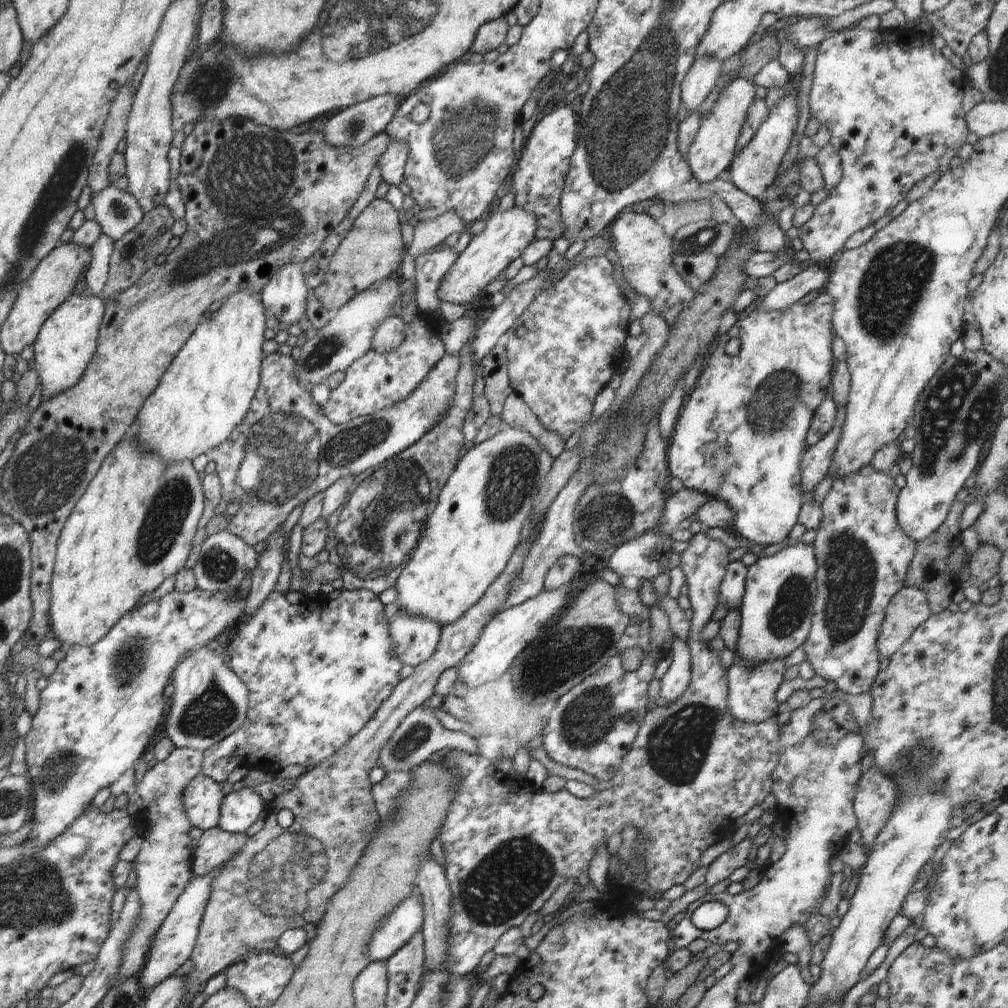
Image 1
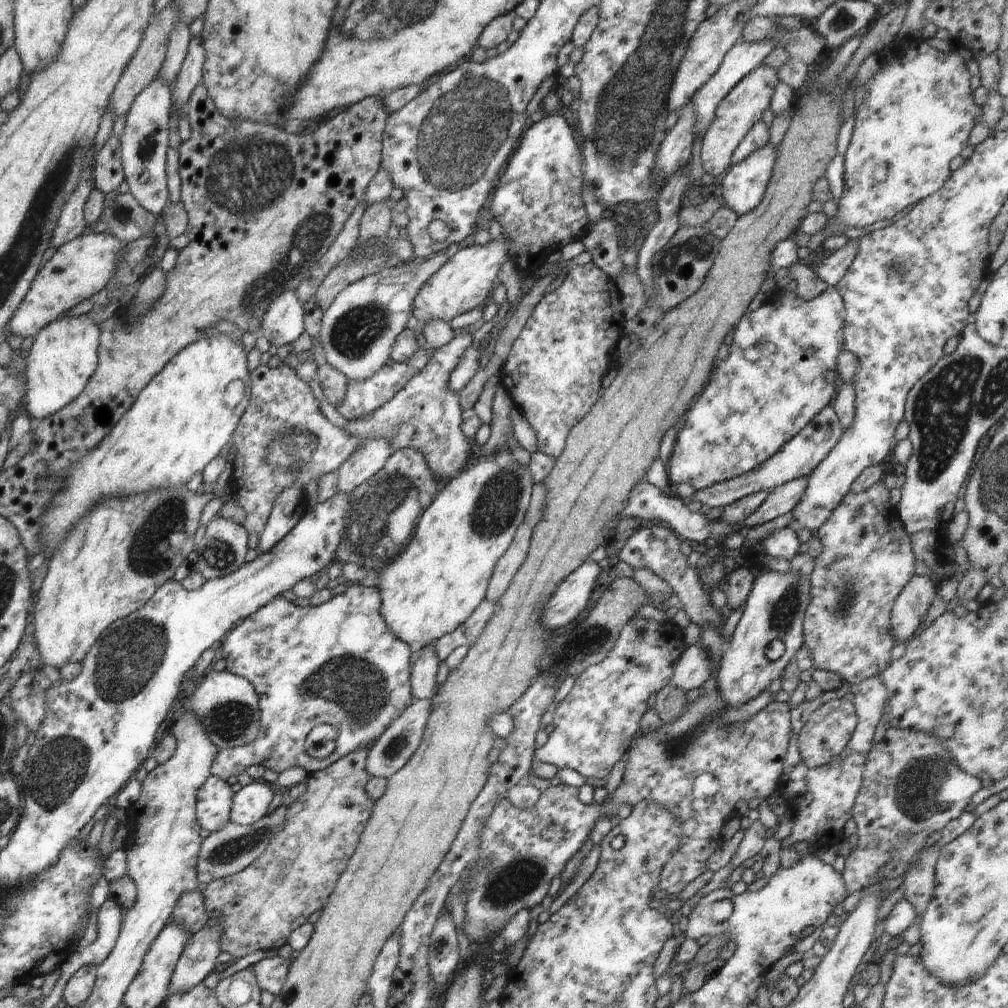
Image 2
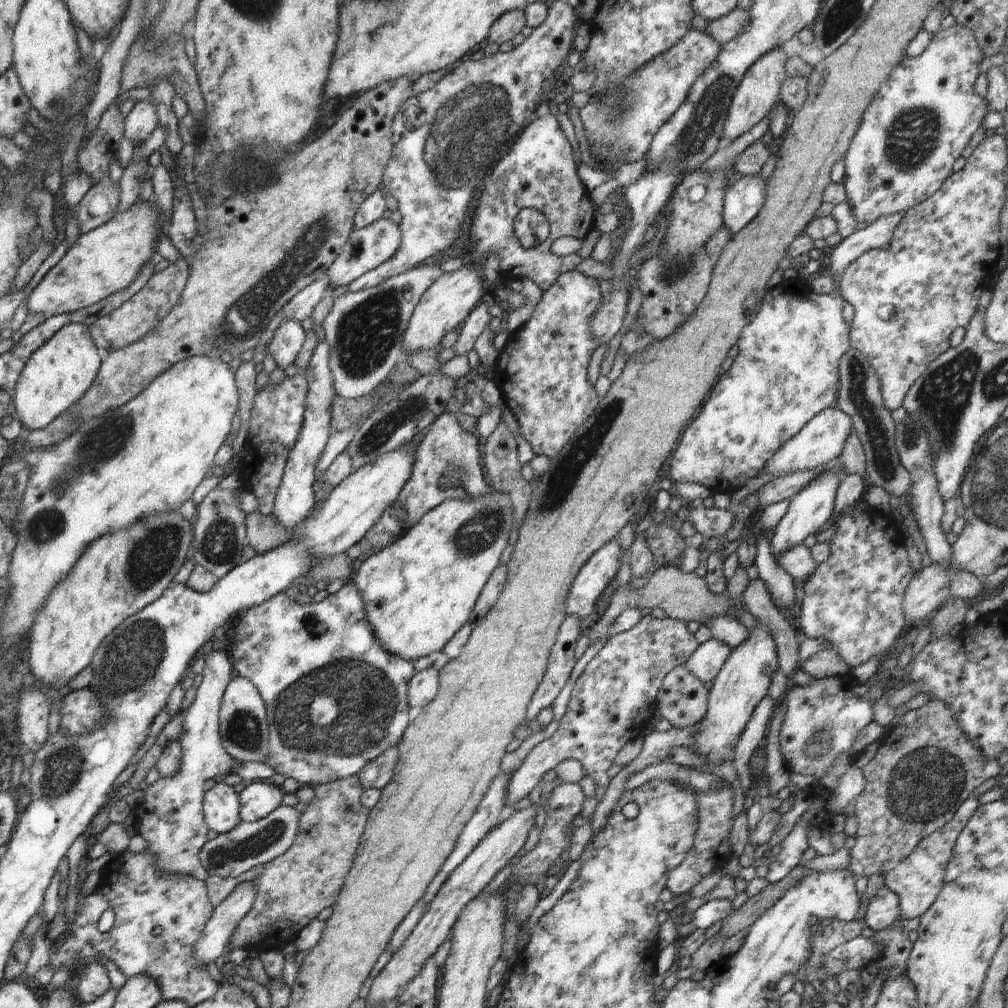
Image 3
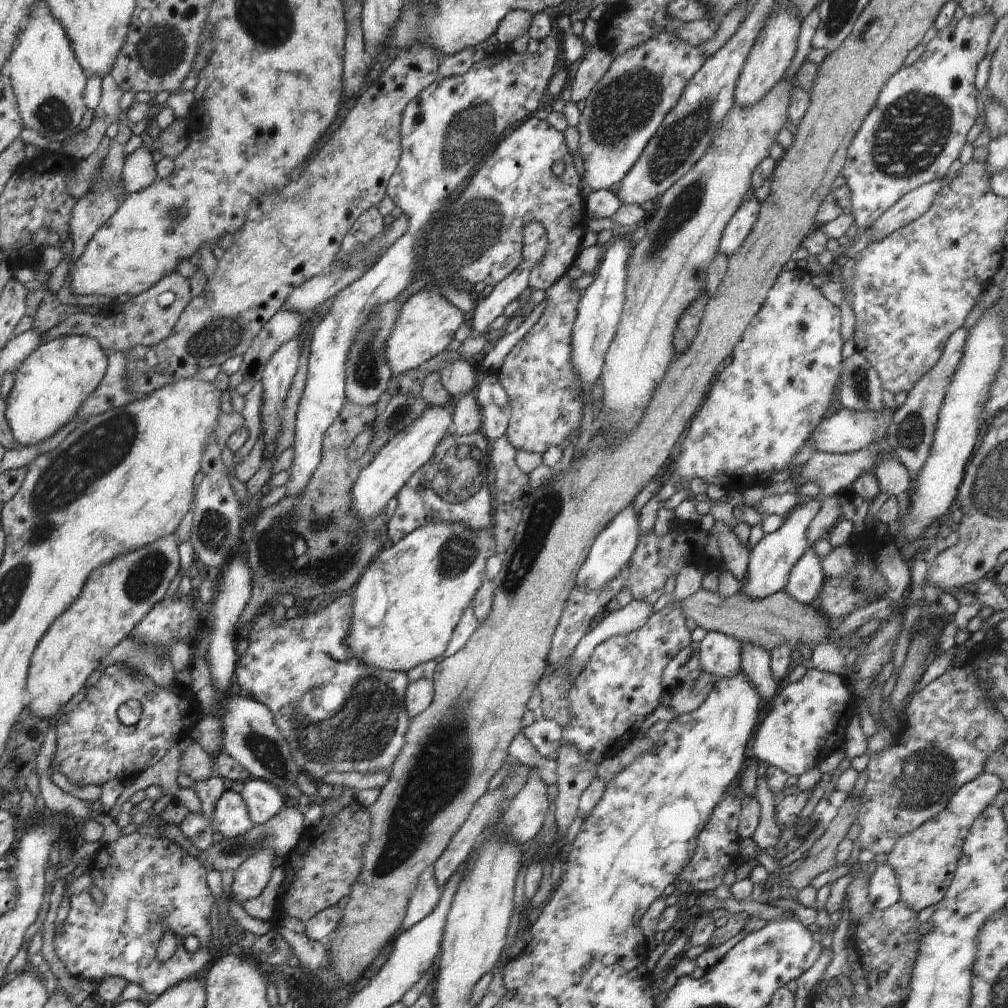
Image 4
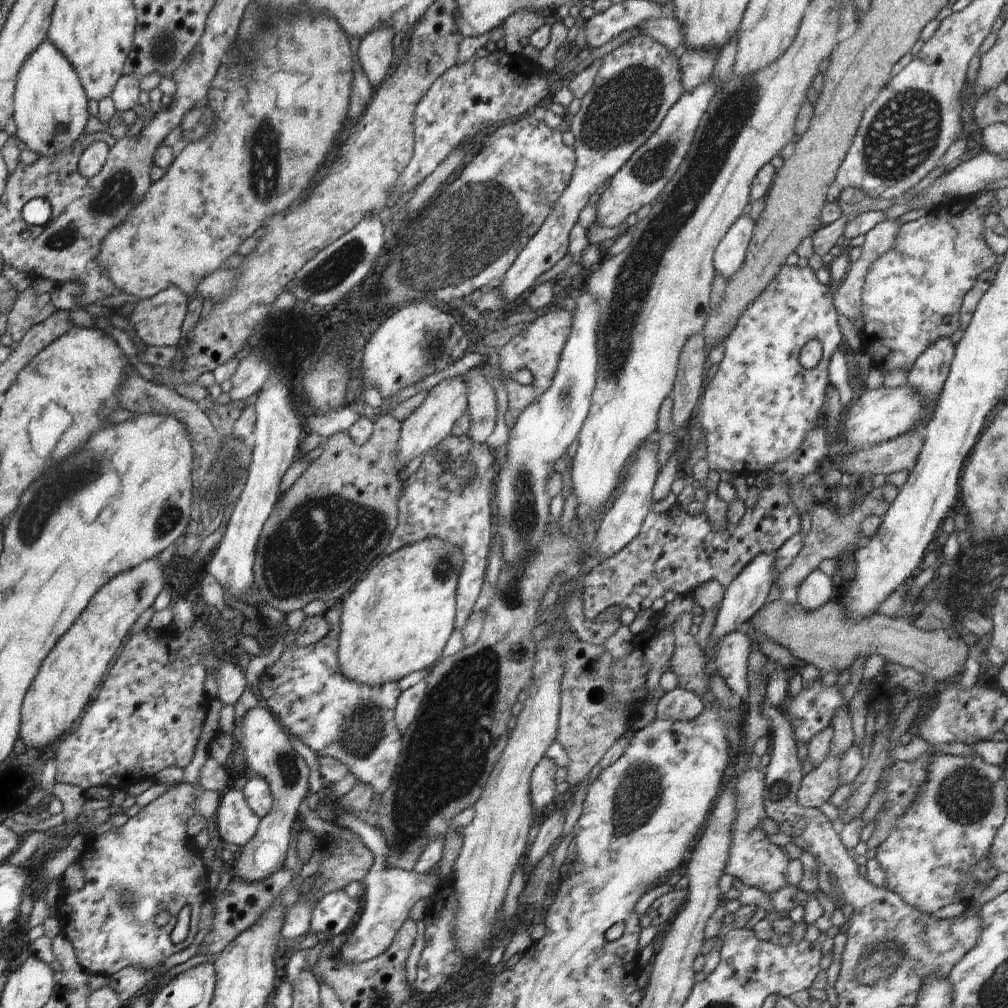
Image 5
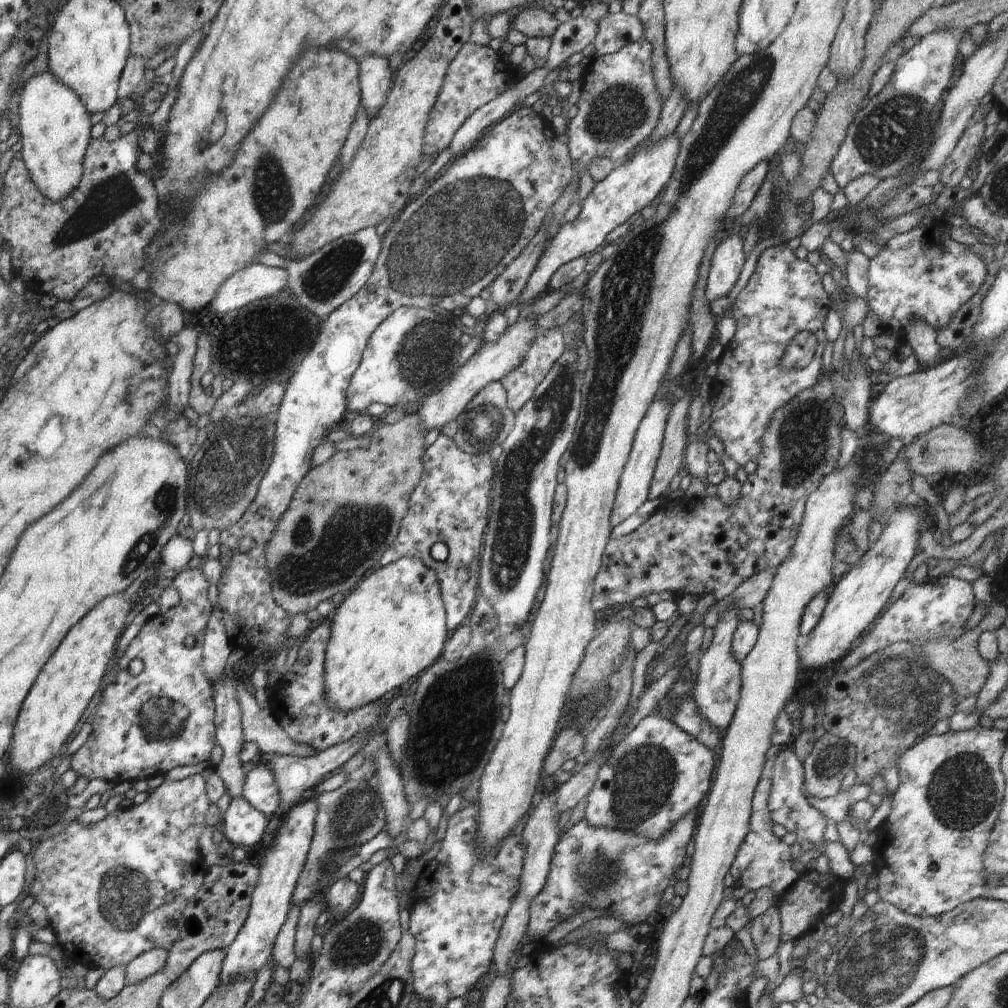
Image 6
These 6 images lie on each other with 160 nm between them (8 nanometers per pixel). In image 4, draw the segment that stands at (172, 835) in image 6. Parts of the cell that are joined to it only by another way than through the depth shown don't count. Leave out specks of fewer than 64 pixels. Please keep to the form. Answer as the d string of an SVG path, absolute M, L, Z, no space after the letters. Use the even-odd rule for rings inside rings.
M172 795L162 796L154 803L154 811L150 817L136 825L134 832L123 835L110 844L96 845L90 849L92 859L88 870L93 878L93 886L102 890L104 901L100 905L95 904L88 891L73 894L69 898L70 909L65 919L64 933L54 939L56 959L62 961L75 979L100 982L103 977L122 977L129 983L141 986L154 998L164 994L168 987L176 983L198 979L196 974L208 967L211 957L208 944L213 937L209 916L216 897L208 886L207 871L197 858L181 846L166 836L160 836L160 830L165 825L174 825L165 823L160 813L170 804L177 804L179 801L180 798ZM168 930L178 938L178 944L173 956L161 962L154 956L154 948ZM190 934L200 939L199 948L194 953L186 951L182 943L185 936Z

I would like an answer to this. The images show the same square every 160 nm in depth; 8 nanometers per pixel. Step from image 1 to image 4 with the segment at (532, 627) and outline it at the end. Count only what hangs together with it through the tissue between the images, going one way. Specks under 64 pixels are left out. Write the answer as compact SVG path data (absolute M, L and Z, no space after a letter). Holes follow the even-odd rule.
M632 502L617 512L607 527L594 539L584 564L577 572L576 585L589 591L599 589L609 583L609 580L615 579L620 569L628 564L632 554L634 554L640 534L639 514Z

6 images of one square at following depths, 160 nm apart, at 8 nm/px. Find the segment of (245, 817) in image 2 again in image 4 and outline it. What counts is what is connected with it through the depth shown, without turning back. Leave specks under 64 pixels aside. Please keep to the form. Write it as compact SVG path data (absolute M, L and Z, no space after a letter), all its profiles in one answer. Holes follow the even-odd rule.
M248 779L240 795L255 825L264 824L288 803L274 785L262 779Z

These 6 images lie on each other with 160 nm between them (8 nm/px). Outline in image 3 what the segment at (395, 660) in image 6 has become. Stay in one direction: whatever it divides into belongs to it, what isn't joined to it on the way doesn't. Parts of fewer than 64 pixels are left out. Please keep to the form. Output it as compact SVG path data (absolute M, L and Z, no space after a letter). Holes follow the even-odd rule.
M490 487L489 492L483 497L473 497L462 501L461 499L445 501L436 508L429 510L422 518L396 541L383 547L379 551L371 552L370 556L364 556L357 564L356 570L350 576L350 582L356 585L362 600L364 601L365 619L371 624L371 631L386 652L402 657L404 660L412 663L419 658L427 657L432 653L439 654L442 652L446 643L470 620L472 609L478 600L480 591L484 588L486 582L491 577L492 571L499 566L499 562L504 558L501 556L502 551L509 549L509 536L511 534L512 521L515 519L514 509L508 495L496 492Z

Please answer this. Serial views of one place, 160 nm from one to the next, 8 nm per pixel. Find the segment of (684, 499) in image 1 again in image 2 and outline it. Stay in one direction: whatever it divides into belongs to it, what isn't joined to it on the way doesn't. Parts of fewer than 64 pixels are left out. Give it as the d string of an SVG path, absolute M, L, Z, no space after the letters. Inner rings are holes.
M831 405L825 406L794 438L791 438L764 463L759 464L758 468L722 483L714 483L709 487L697 489L692 499L696 498L702 505L710 506L710 509L714 506L725 507L752 493L771 491L788 481L808 477L838 444L842 435L843 430L838 415Z

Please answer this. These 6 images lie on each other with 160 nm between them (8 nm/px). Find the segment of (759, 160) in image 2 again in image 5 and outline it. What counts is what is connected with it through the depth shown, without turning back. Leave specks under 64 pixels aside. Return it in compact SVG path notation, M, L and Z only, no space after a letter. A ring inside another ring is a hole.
M746 212L732 224L716 247L713 254L716 275L721 276L726 282L742 268L753 230L754 222Z

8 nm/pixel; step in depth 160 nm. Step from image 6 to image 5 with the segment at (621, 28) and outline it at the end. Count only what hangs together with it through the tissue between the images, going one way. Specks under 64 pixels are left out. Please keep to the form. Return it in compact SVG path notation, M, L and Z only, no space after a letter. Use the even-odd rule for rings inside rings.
M674 17L648 19L641 22L638 27L640 35L652 37L670 51L683 46L682 25Z

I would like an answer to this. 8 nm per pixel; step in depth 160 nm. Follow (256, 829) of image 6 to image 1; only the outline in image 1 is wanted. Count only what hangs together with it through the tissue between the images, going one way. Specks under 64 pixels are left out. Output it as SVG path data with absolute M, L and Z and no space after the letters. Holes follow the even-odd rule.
M203 773L195 776L184 789L183 807L191 826L208 830L219 826L219 812L225 794L215 780Z

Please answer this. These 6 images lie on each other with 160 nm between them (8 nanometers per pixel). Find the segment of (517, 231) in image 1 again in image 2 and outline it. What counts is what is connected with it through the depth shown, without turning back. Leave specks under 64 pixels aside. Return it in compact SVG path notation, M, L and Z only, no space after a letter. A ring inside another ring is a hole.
M507 237L490 241L485 247L476 244L465 247L449 258L423 285L414 299L413 322L419 326L430 321L449 323L455 316L483 306L490 300L493 282L498 278L498 270L508 256Z

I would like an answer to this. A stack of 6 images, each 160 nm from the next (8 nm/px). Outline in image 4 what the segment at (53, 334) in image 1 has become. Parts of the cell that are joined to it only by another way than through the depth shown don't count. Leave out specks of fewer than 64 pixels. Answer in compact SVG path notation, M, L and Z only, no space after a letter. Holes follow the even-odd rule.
M82 335L63 336L34 349L18 366L14 374L14 385L5 400L5 419L11 435L20 447L36 446L48 440L64 424L77 416L85 400L96 390L107 371L107 354L96 339Z

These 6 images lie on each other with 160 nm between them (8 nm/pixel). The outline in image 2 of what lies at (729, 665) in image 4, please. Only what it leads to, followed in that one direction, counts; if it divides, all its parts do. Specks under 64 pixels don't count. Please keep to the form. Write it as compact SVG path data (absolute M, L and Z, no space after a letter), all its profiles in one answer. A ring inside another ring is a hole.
M691 645L675 664L671 681L675 687L688 692L702 687L711 677L712 672L713 664L709 659L708 651L702 645Z

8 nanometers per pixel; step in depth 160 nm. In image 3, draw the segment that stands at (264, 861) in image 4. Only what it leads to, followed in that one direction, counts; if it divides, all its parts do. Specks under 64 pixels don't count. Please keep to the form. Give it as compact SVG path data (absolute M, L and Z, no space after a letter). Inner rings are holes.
M243 881L226 897L216 909L213 909L210 920L205 924L203 935L197 940L195 957L206 966L209 962L221 962L225 959L224 949L230 940L237 924L250 912L257 895L257 886L252 881Z

